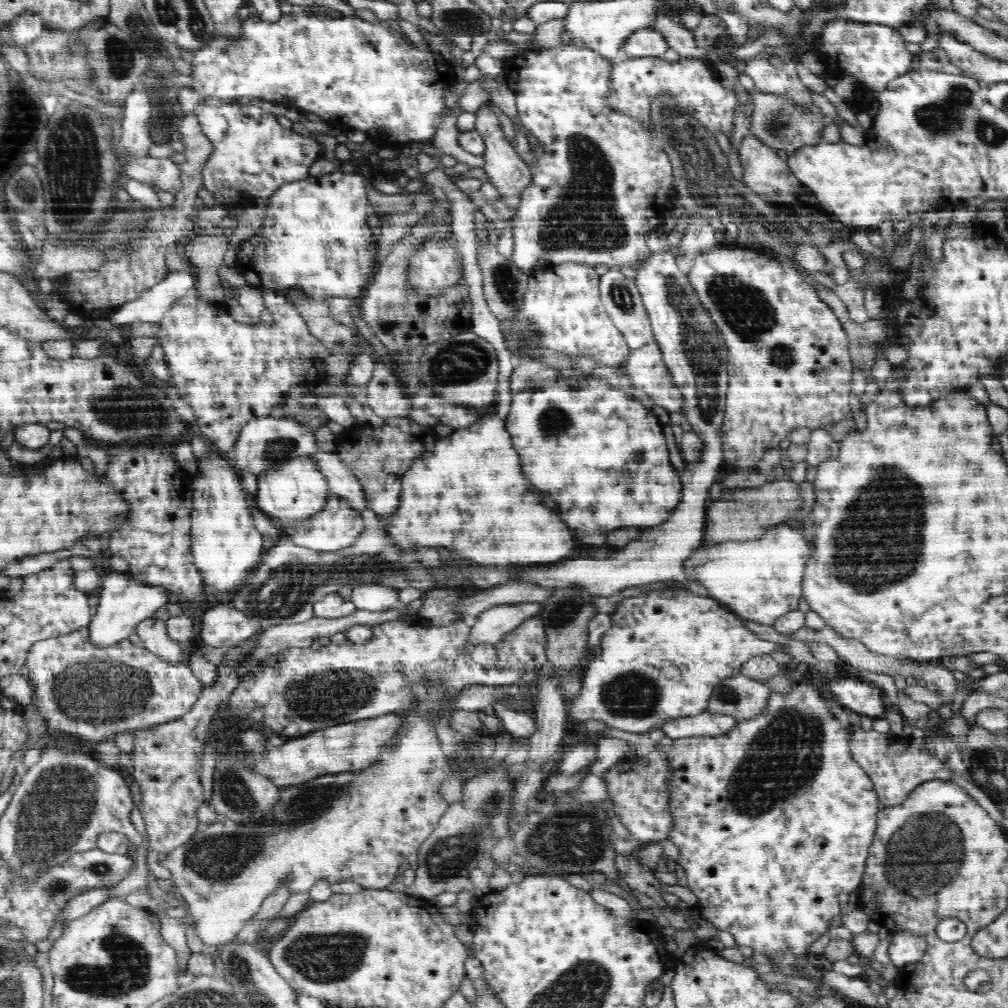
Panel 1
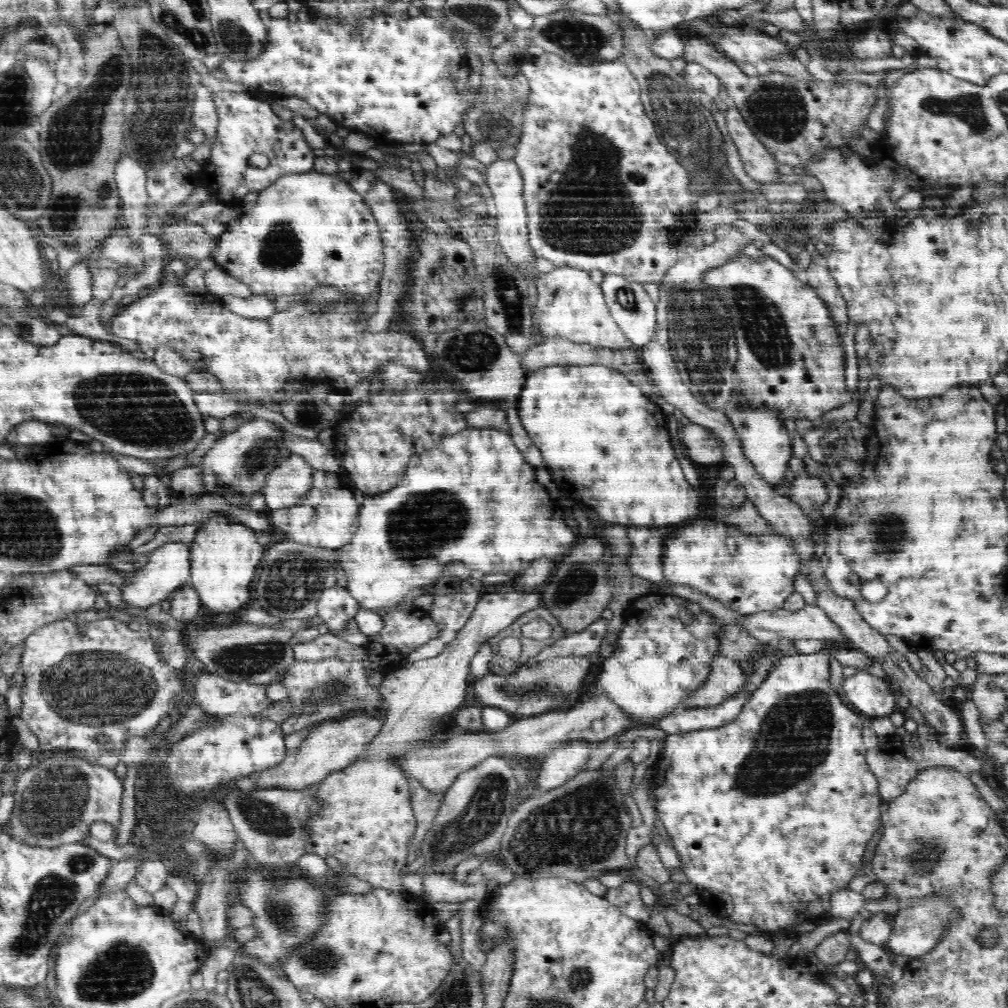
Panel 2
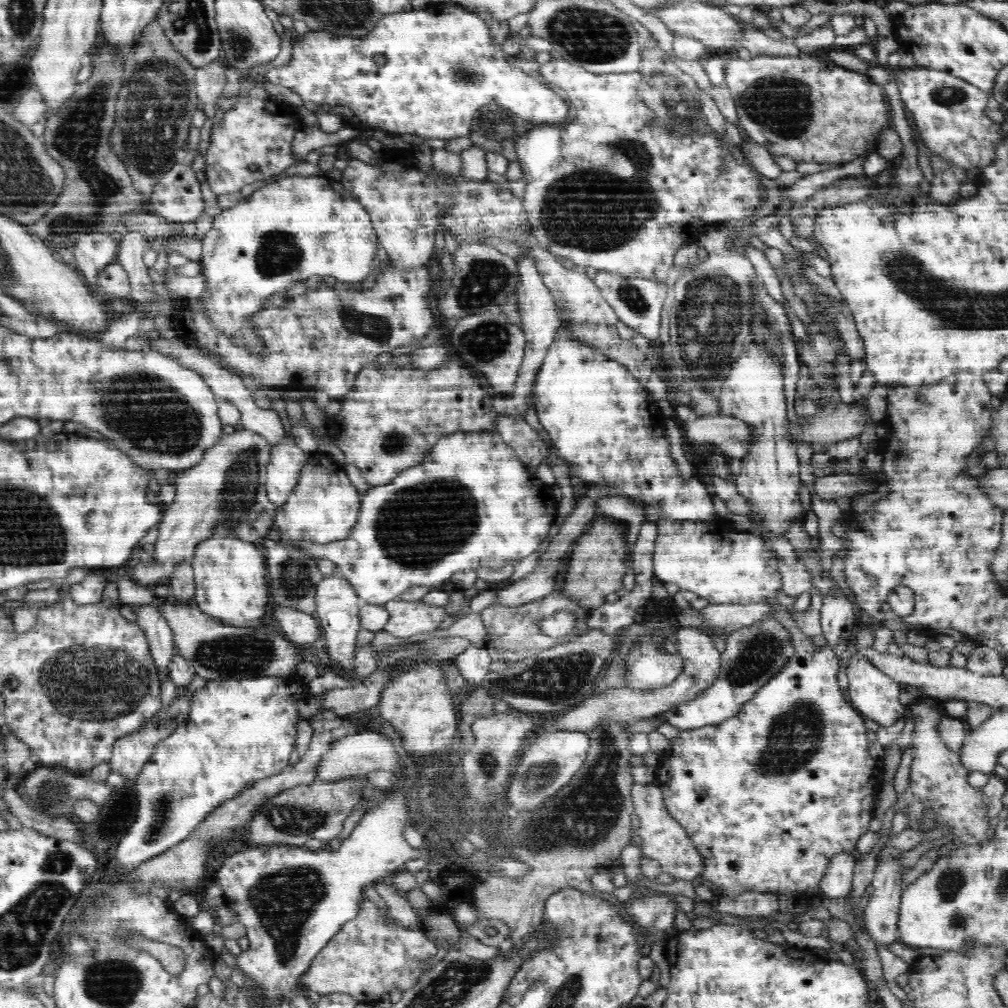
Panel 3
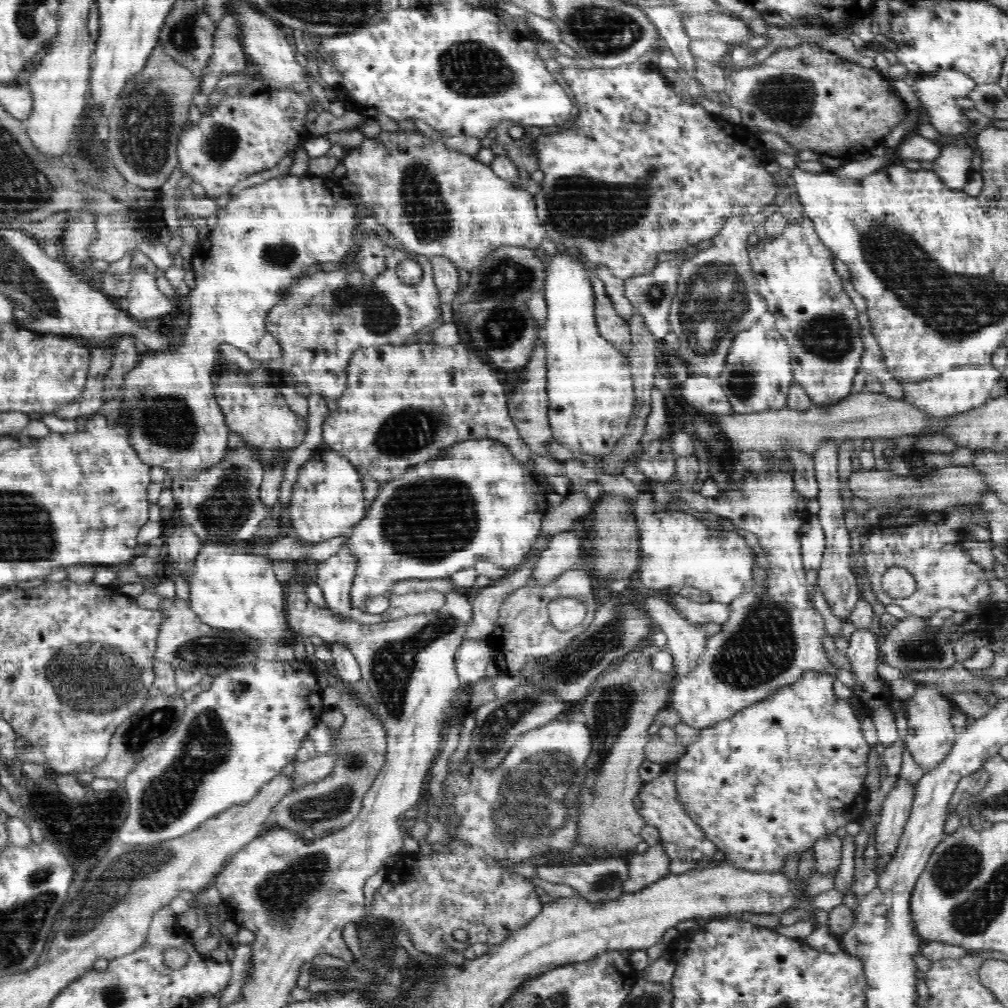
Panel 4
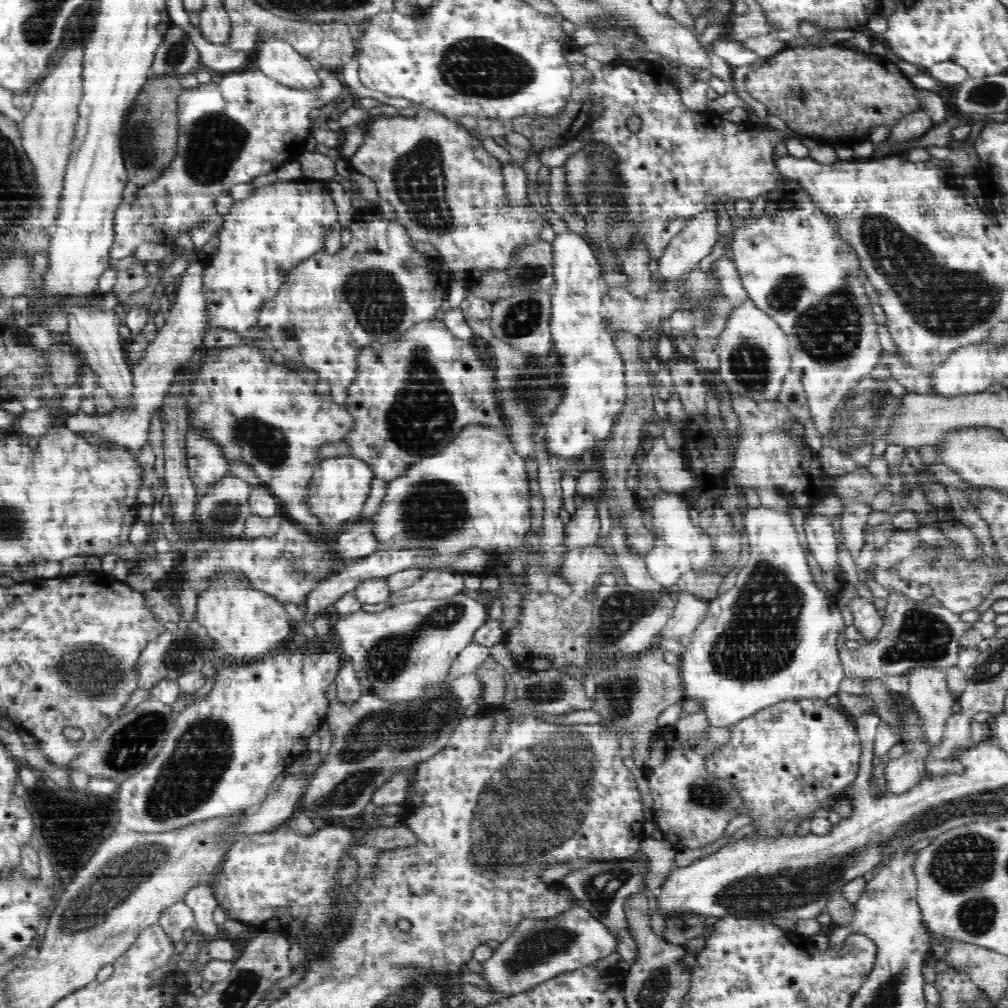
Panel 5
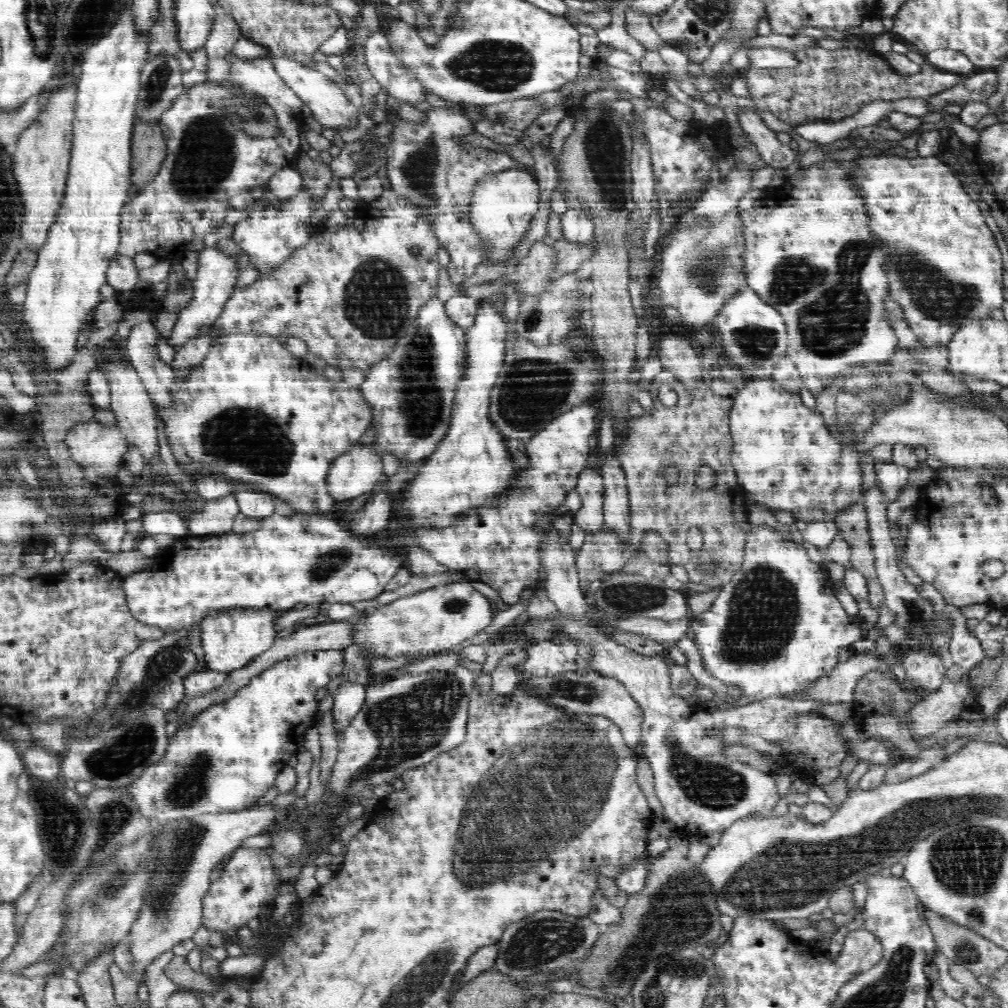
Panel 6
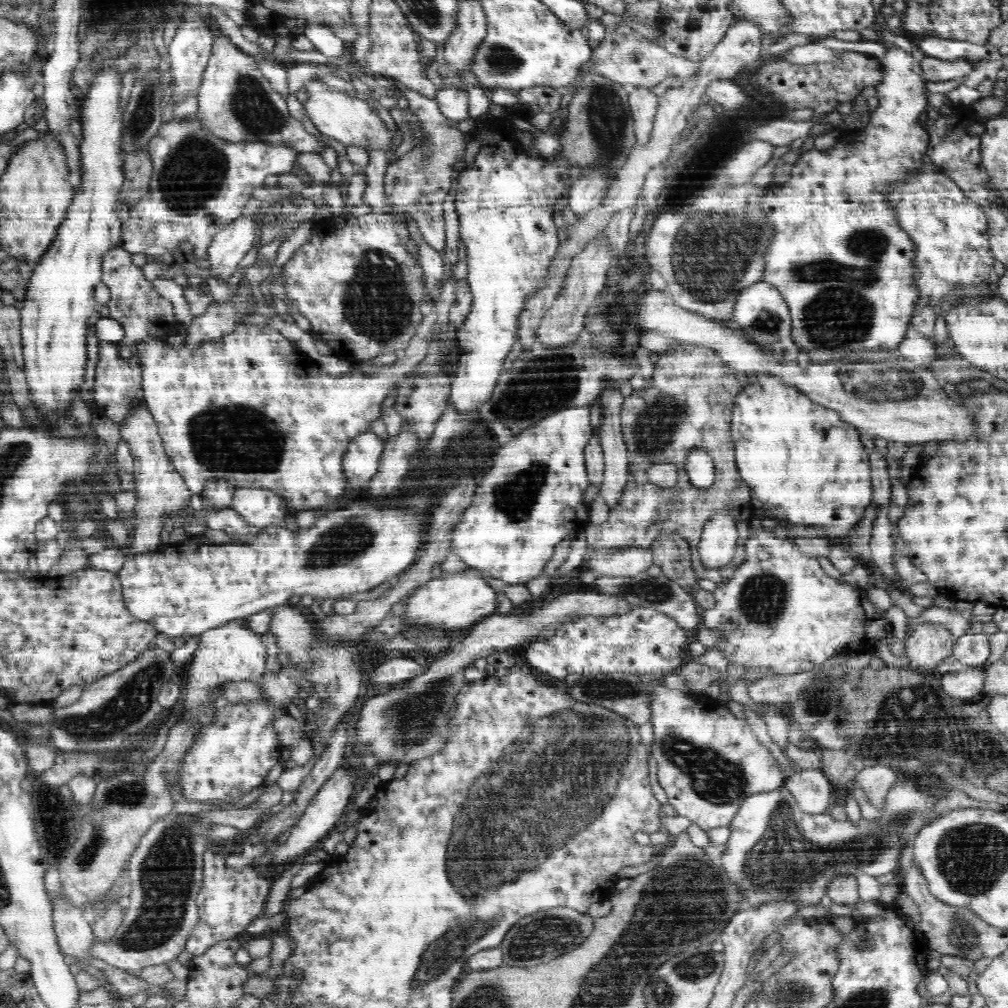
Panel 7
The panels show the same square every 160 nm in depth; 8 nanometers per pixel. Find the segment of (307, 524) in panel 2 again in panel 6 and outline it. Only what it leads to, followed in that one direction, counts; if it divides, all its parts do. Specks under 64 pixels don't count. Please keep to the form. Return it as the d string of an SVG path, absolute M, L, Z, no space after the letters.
M371 443L353 445L334 459L326 481L329 482L330 498L335 502L350 502L372 492L384 478L382 459Z

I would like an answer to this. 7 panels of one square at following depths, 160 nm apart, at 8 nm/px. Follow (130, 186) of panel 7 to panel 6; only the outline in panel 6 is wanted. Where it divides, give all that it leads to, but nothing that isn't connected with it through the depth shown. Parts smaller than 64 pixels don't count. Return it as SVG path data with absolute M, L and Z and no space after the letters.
M138 121L135 123L131 139L131 156L131 183L136 184L140 189L158 174L159 169L162 168L163 159L167 156L167 144L164 143L159 121Z

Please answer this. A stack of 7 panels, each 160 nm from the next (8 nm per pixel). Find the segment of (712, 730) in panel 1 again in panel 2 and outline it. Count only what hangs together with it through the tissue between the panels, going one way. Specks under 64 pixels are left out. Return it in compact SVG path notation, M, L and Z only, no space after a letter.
M766 656L756 662L756 672L748 676L746 684L738 692L731 693L722 704L708 707L690 707L680 713L674 713L662 720L656 726L664 729L666 734L674 735L680 732L692 732L702 728L720 728L733 721L742 712L749 696L763 683L764 678L772 670L776 656Z

